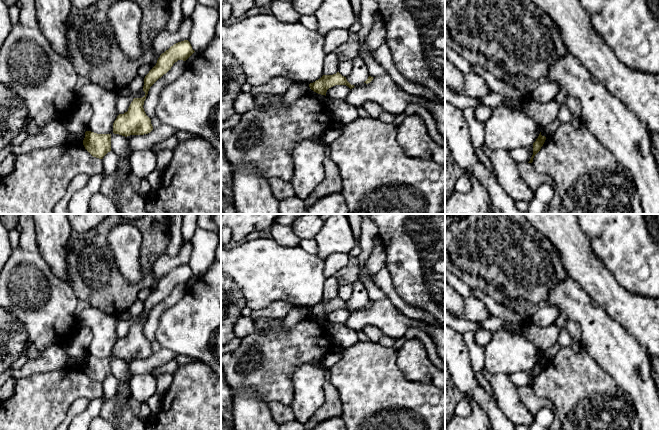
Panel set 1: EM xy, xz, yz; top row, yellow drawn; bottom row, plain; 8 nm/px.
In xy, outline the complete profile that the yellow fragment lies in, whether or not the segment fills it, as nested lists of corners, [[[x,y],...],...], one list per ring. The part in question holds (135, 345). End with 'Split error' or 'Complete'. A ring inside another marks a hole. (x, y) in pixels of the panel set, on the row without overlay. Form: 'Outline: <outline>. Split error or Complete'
Outline: [[[188,264],[178,266],[160,279],[156,289],[144,302],[143,315],[145,320],[134,322],[128,335],[119,338],[113,347],[113,357],[122,360],[144,359],[153,354],[151,343],[146,339],[143,329],[150,311],[178,284],[186,285],[195,275]]]. Complete

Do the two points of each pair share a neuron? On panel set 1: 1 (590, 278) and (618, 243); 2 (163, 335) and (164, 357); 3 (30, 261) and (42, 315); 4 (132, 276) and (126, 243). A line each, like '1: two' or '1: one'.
1: two
2: two
3: one
4: one

